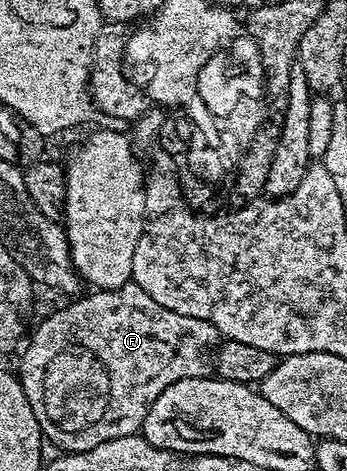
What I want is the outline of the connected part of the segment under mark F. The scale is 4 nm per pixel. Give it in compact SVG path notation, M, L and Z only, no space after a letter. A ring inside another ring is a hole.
M135 283L123 285L120 289L110 289L107 291L92 291L89 297L85 295L77 296L69 303L65 309L60 309L57 313L52 313L40 326L36 329L36 334L32 337L32 342L28 345L28 350L24 353L24 358L20 361L20 369L18 368L18 376L20 382L24 384L26 391L26 399L30 399L30 407L34 407L36 418L40 420L40 432L45 438L52 436L54 433L70 433L76 441L80 441L82 447L70 447L70 453L81 453L82 451L90 451L90 447L98 447L98 443L106 443L110 439L118 439L122 437L122 431L118 429L100 429L96 433L96 421L92 421L86 427L80 429L70 429L64 425L72 425L72 423L58 423L52 415L52 399L54 397L64 397L64 399L72 399L72 389L64 391L62 385L62 393L54 395L50 389L46 391L46 375L48 375L48 367L50 363L62 355L62 353L72 353L72 357L78 357L80 353L80 361L86 361L88 357L92 359L92 365L102 373L106 383L120 383L122 375L130 373L134 375L134 379L140 383L138 389L138 417L141 419L130 419L130 432L133 435L141 432L141 425L146 419L147 412L150 411L151 404L158 398L166 387L177 383L179 380L188 379L190 377L206 377L210 373L210 350L217 344L218 334L216 328L210 323L206 323L202 319L190 319L190 315L178 315L178 311L170 311L166 307L162 307L162 303L154 303L154 299L150 299L150 295L146 295L146 291L142 291L142 287L138 287Z

